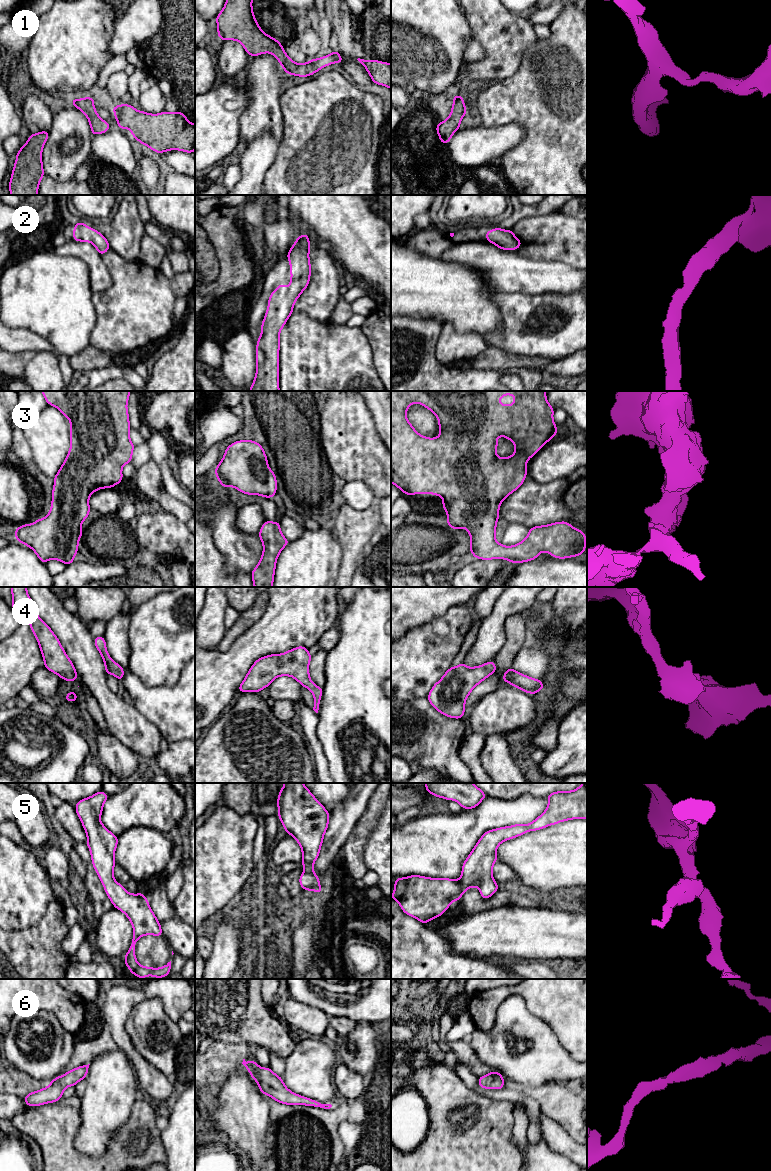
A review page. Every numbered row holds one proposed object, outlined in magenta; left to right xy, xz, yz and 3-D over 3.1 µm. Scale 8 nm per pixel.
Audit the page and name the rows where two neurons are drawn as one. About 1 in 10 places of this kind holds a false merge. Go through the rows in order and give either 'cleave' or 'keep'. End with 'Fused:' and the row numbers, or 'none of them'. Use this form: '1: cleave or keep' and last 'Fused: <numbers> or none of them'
1: keep
2: keep
3: keep
4: keep
5: keep
6: keep
Fused: none of them

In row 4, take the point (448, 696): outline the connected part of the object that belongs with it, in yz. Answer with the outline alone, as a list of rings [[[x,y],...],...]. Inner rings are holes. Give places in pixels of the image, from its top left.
[[[494,661],[476,667],[467,667],[463,662],[450,667],[433,685],[427,696],[430,704],[446,717],[462,719],[465,701],[471,691],[496,672]]]

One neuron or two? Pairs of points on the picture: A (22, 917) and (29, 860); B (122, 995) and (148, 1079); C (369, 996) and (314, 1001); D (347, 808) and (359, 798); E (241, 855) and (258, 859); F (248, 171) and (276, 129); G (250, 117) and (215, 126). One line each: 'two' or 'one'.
A: one
B: one
C: one
D: one
E: two
F: two
G: two

